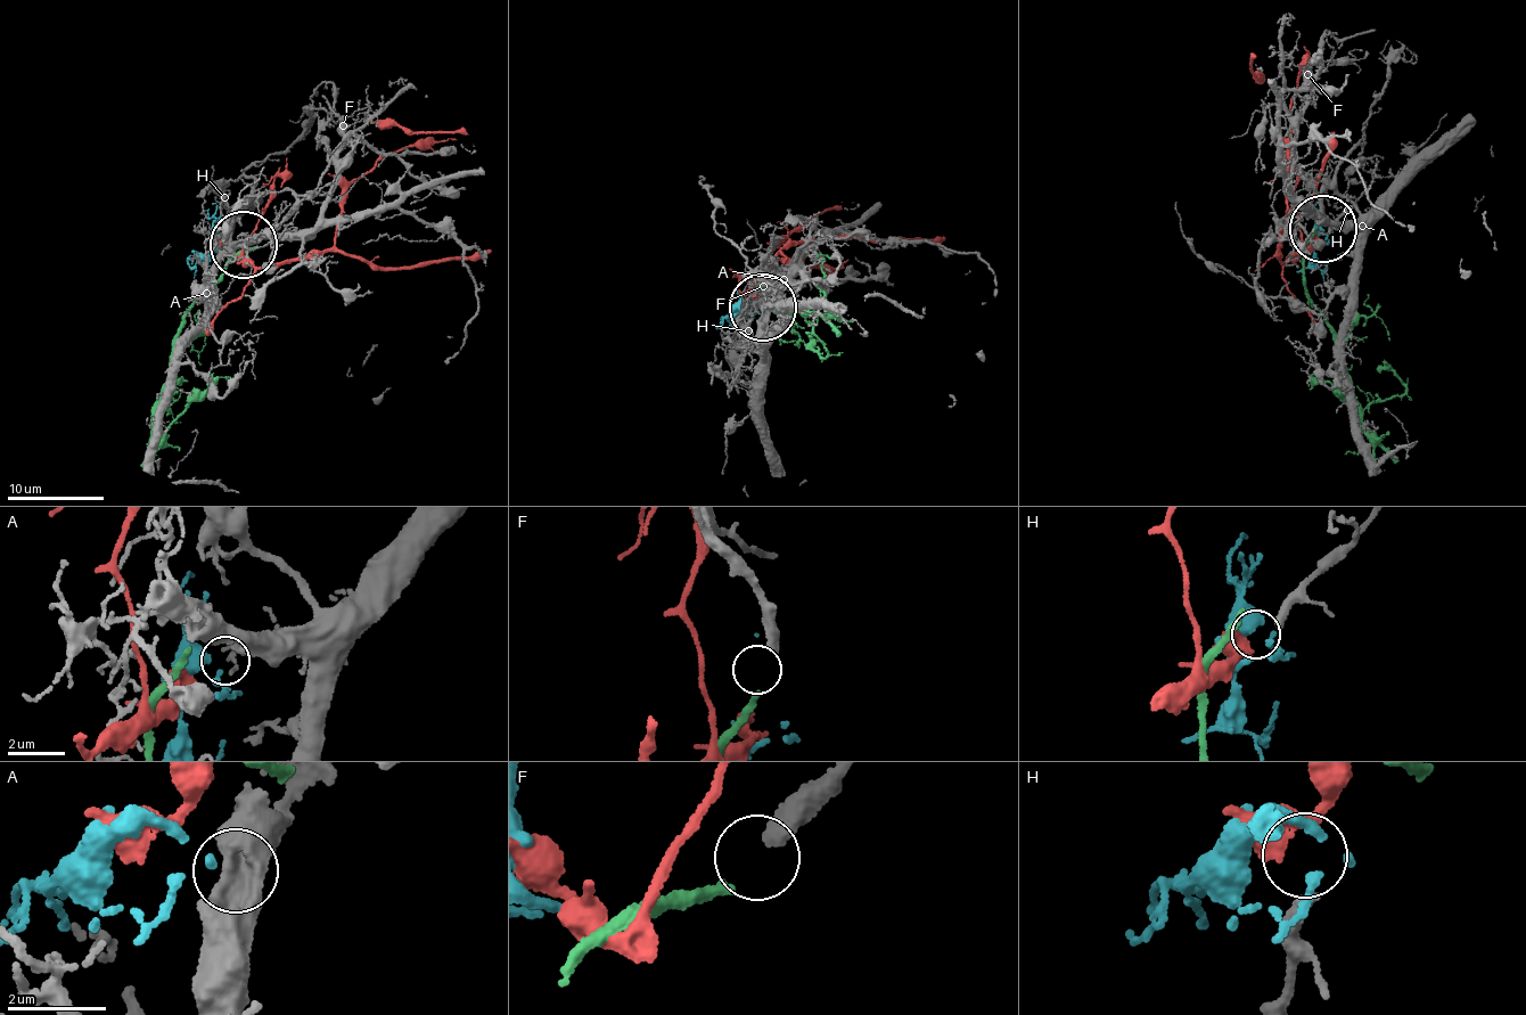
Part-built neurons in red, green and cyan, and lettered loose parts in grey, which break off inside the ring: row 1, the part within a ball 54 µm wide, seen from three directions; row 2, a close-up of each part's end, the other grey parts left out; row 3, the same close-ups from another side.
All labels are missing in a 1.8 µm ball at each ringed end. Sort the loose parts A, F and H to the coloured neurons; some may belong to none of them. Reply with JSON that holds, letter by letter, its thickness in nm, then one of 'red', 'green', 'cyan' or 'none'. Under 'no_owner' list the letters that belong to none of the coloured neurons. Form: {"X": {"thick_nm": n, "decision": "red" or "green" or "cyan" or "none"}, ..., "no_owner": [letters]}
{"A": {"thick_nm": 400, "decision": "cyan"}, "F": {"thick_nm": 420, "decision": "green"}, "H": {"thick_nm": 280, "decision": "none"}, "no_owner": ["H"]}

